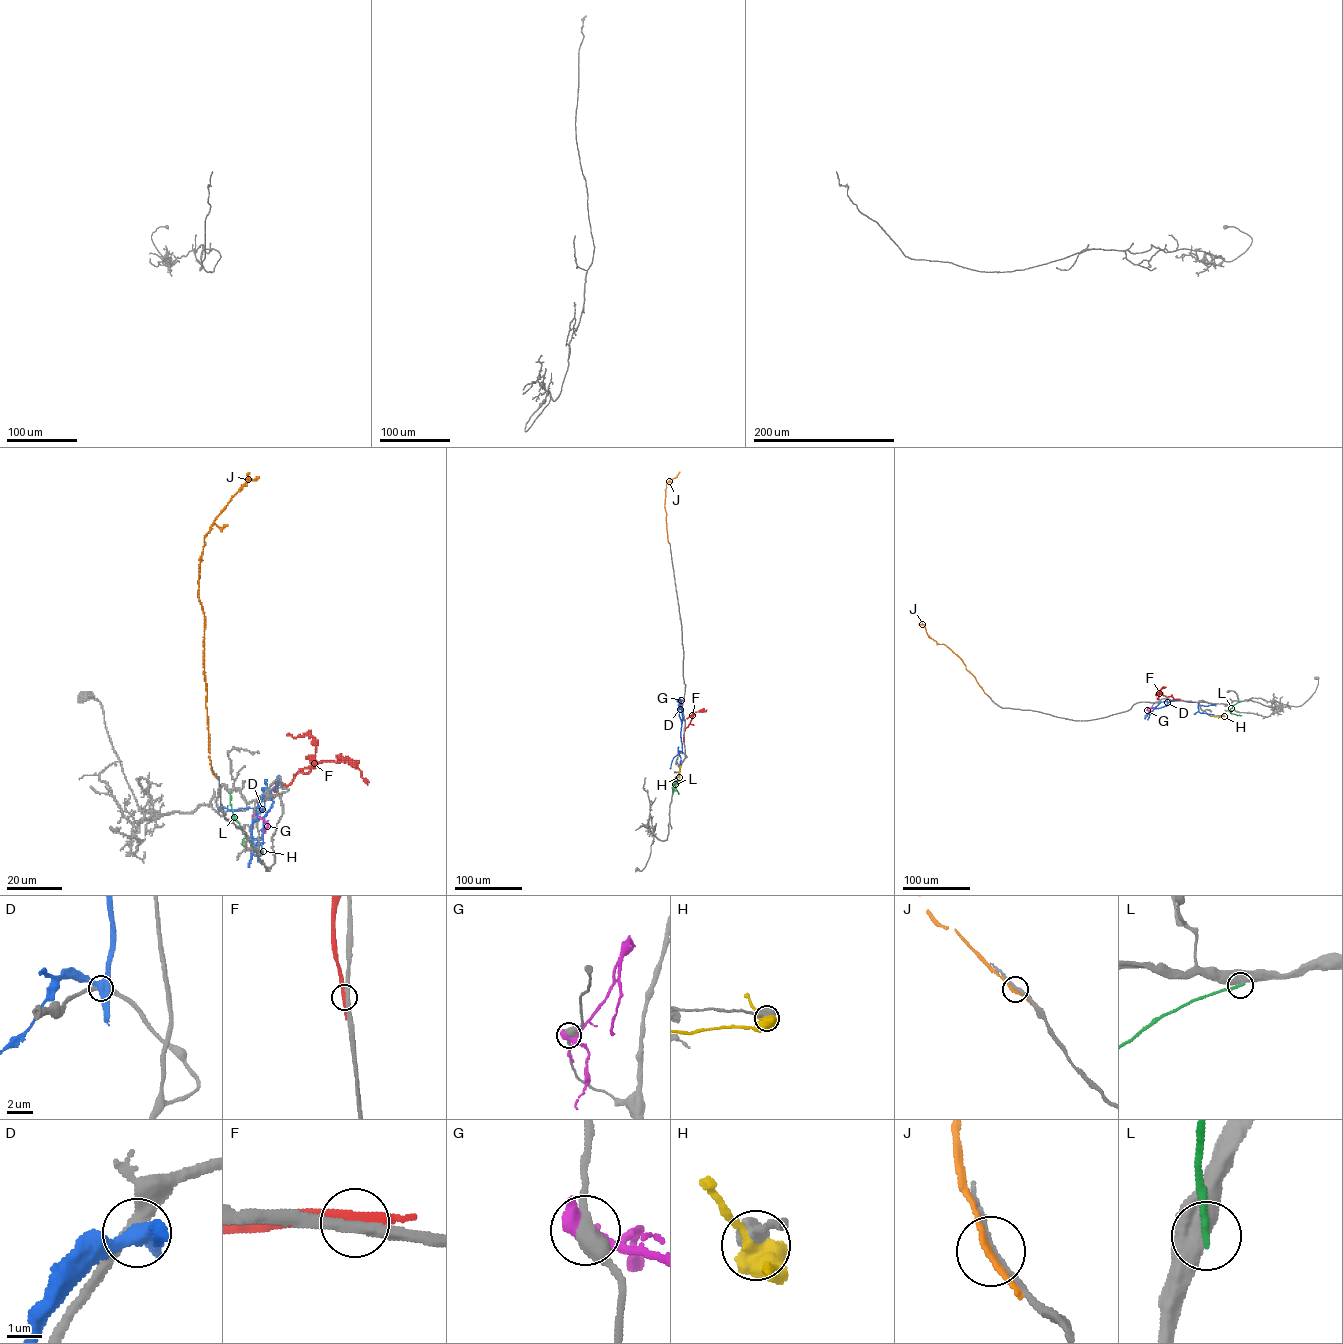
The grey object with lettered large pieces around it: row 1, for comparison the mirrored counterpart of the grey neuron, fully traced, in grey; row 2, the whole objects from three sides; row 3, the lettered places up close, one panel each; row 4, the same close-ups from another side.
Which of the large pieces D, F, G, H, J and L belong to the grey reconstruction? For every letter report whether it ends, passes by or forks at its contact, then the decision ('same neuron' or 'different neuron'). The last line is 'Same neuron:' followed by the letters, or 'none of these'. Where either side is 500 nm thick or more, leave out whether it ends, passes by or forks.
D: it forks | different neuron
F: it passes by | different neuron
G: it forks | different neuron
H: different neuron
J: it passes by | different neuron
L: different neuron
Same neuron: none of these

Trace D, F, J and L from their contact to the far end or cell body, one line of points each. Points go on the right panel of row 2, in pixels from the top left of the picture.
D: (1199, 702), (1161, 702), (1147, 719)
F: (1190, 701), (1174, 699), (1161, 693), (1157, 699)
J: (989, 696), (962, 660), (944, 644), (931, 638), (923, 624), (918, 624)
L: (1241, 701), (1233, 705), (1230, 712), (1241, 715)

